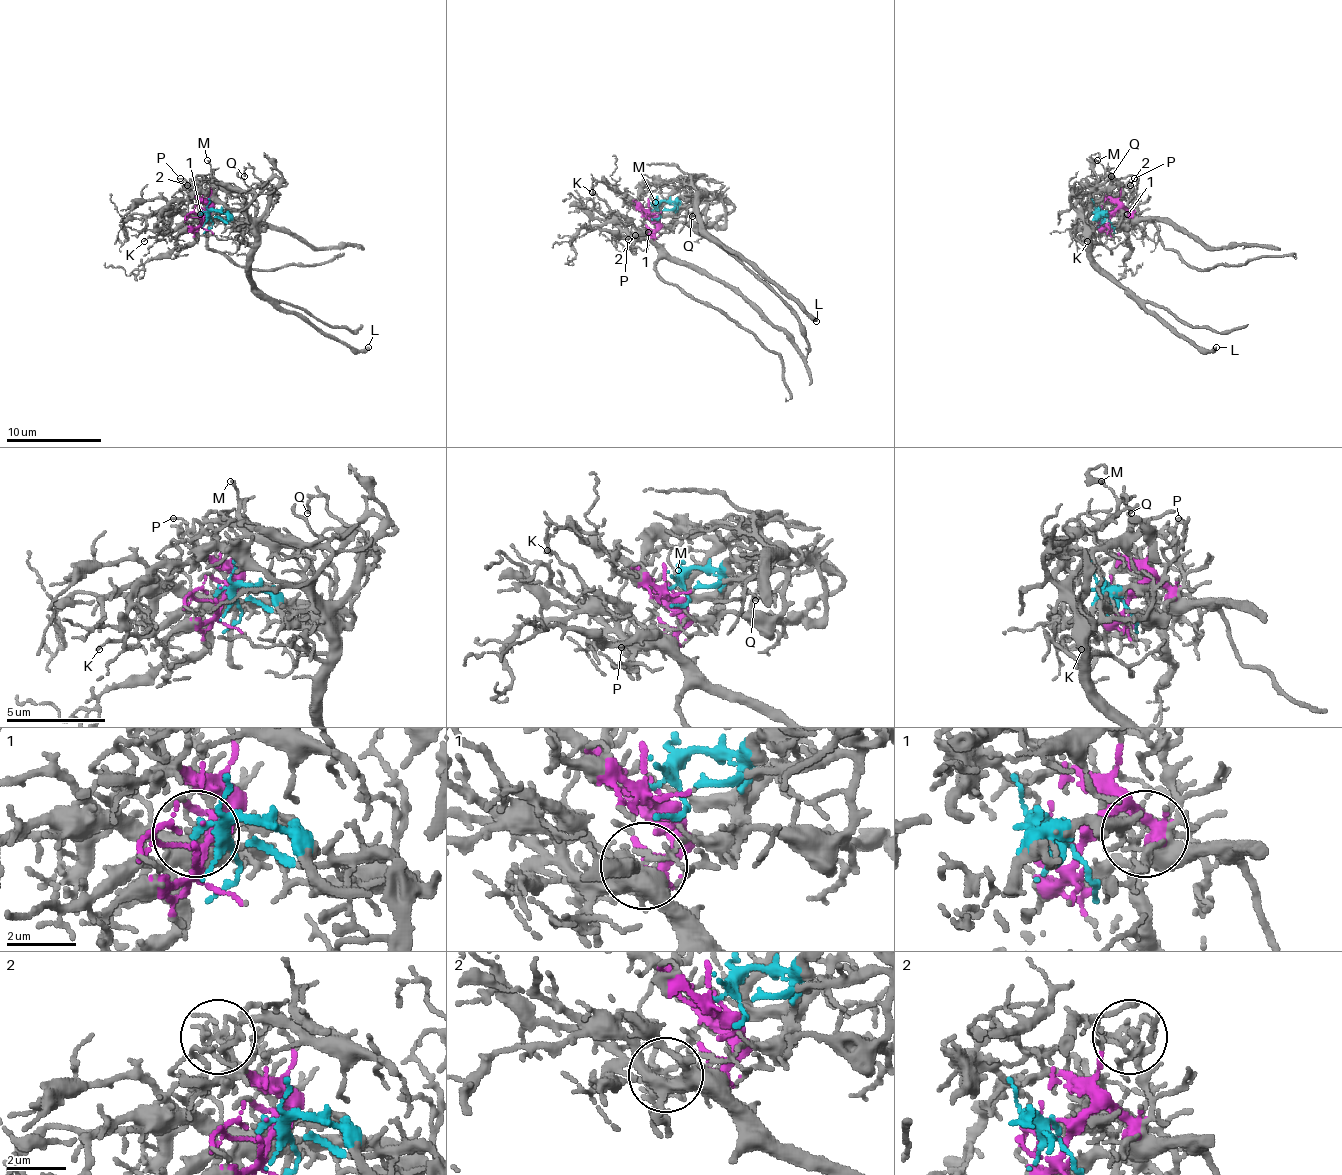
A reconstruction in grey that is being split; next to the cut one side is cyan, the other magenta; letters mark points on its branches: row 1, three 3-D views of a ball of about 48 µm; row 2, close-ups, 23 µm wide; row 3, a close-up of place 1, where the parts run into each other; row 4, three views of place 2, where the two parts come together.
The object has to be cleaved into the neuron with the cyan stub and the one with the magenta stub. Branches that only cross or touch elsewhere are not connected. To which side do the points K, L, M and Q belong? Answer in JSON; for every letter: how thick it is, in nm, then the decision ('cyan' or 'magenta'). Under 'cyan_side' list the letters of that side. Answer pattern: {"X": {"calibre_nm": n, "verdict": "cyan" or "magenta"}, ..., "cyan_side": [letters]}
{"K": {"calibre_nm": 120, "verdict": "magenta"}, "L": {"calibre_nm": 320, "verdict": "cyan"}, "M": {"calibre_nm": 100, "verdict": "cyan"}, "Q": {"calibre_nm": 90, "verdict": "cyan"}, "cyan_side": ["L", "M", "Q"]}

